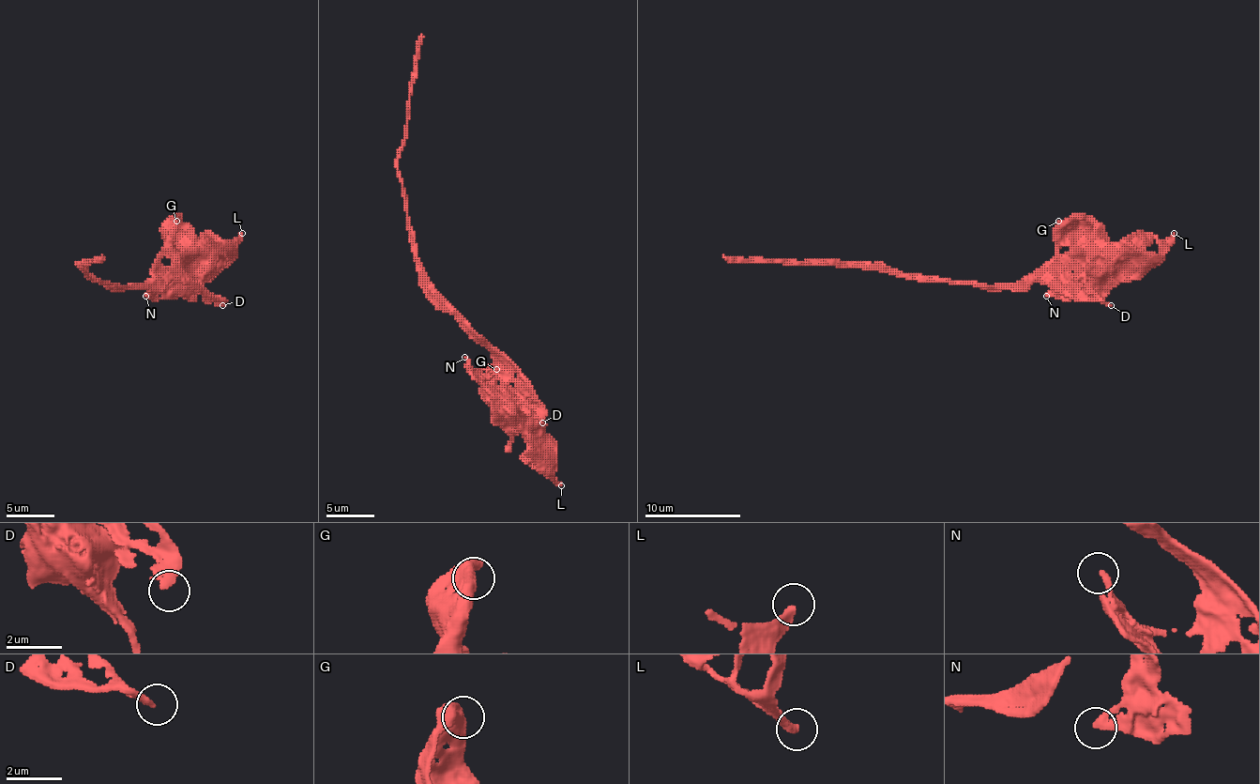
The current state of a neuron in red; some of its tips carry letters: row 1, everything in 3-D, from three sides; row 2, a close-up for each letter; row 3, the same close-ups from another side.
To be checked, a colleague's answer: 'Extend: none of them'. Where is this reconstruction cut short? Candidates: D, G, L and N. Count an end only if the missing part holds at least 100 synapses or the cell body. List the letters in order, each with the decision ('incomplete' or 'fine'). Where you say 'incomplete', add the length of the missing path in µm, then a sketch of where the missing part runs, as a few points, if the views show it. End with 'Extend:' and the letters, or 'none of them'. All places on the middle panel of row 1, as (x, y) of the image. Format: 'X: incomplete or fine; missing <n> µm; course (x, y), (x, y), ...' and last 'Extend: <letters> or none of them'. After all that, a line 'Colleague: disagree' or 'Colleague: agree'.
D: fine
G: fine
L: fine
N: fine
Extend: none of them
Colleague: agree

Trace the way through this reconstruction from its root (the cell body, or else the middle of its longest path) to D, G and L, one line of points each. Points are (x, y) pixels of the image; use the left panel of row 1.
D: (198, 257), (203, 260), (203, 286), (222, 305)
G: (198, 257), (189, 257), (164, 238), (164, 233), (176, 221)
L: (198, 257), (232, 257), (235, 240), (242, 233)

